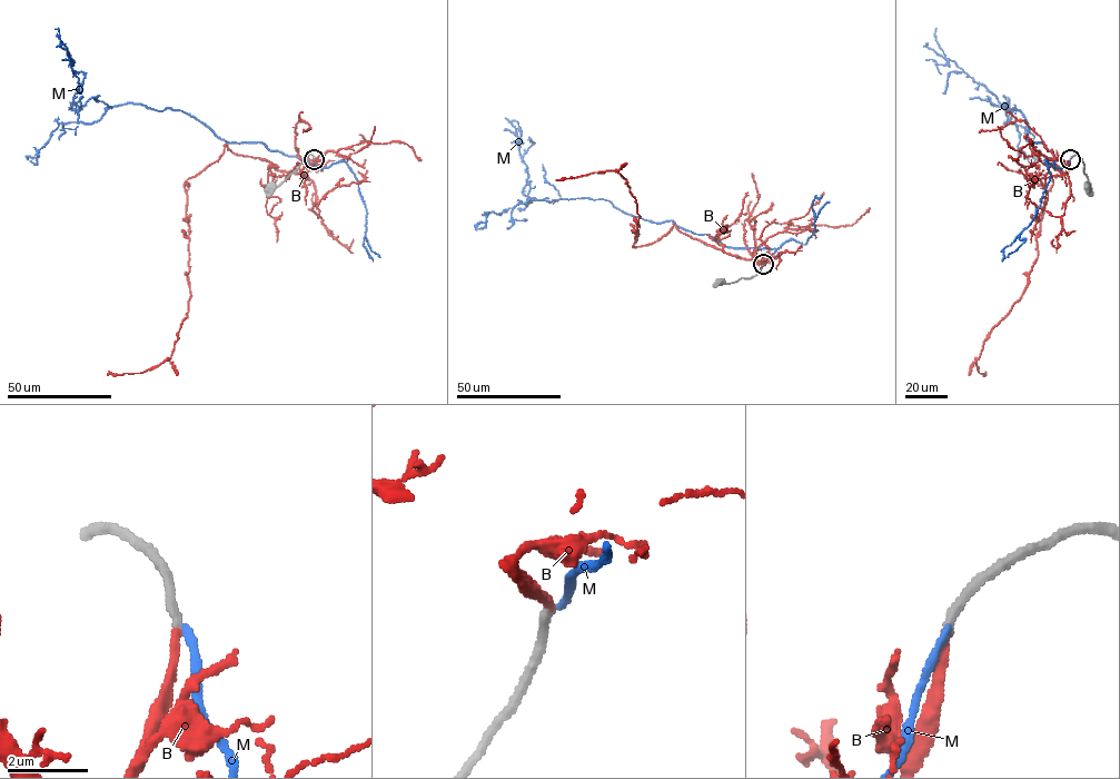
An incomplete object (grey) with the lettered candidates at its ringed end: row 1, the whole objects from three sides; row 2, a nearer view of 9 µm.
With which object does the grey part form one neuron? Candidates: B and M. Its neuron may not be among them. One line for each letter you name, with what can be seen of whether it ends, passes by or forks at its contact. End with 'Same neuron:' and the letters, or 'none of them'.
B: it ends
Same neuron: B

